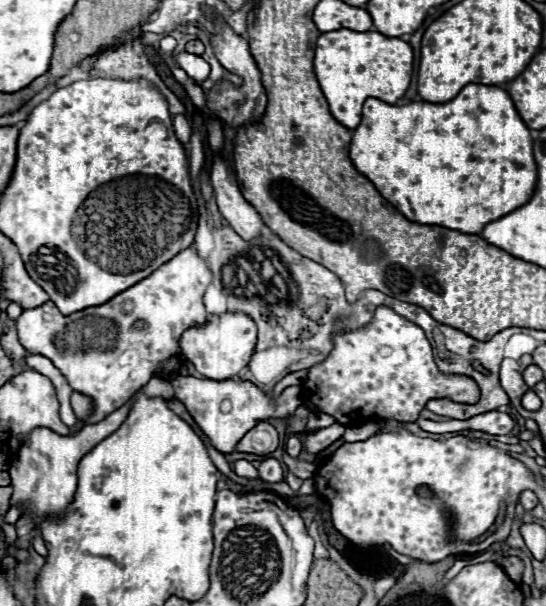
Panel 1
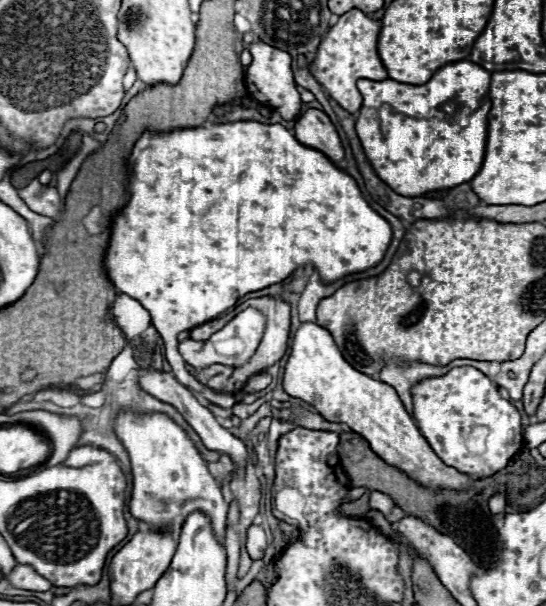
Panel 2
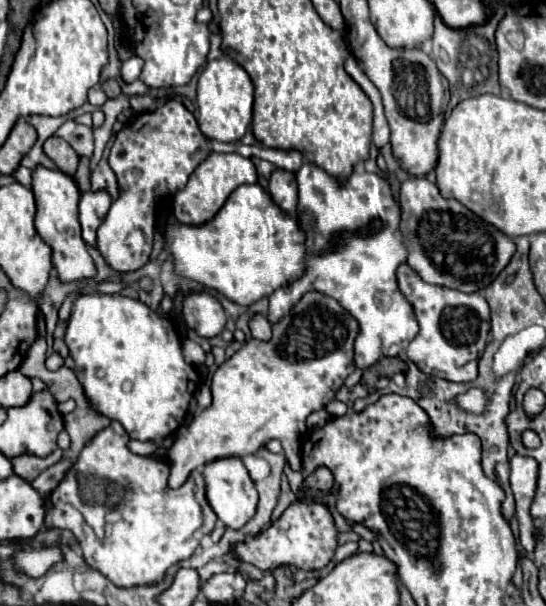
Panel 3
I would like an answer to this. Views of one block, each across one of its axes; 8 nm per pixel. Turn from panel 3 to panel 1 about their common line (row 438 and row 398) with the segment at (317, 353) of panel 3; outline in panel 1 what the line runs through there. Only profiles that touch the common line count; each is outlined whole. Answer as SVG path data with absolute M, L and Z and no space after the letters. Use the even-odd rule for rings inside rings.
M178 376L172 380L174 386L174 398L180 400L188 414L194 418L194 422L202 428L202 432L212 440L214 448L232 454L236 450L236 444L244 438L248 430L252 430L258 420L266 418L288 418L294 414L294 410L302 404L300 386L288 386L276 400L272 400L270 394L264 394L258 386L252 382L234 382L234 380L208 380L208 378L192 378L192 376Z

